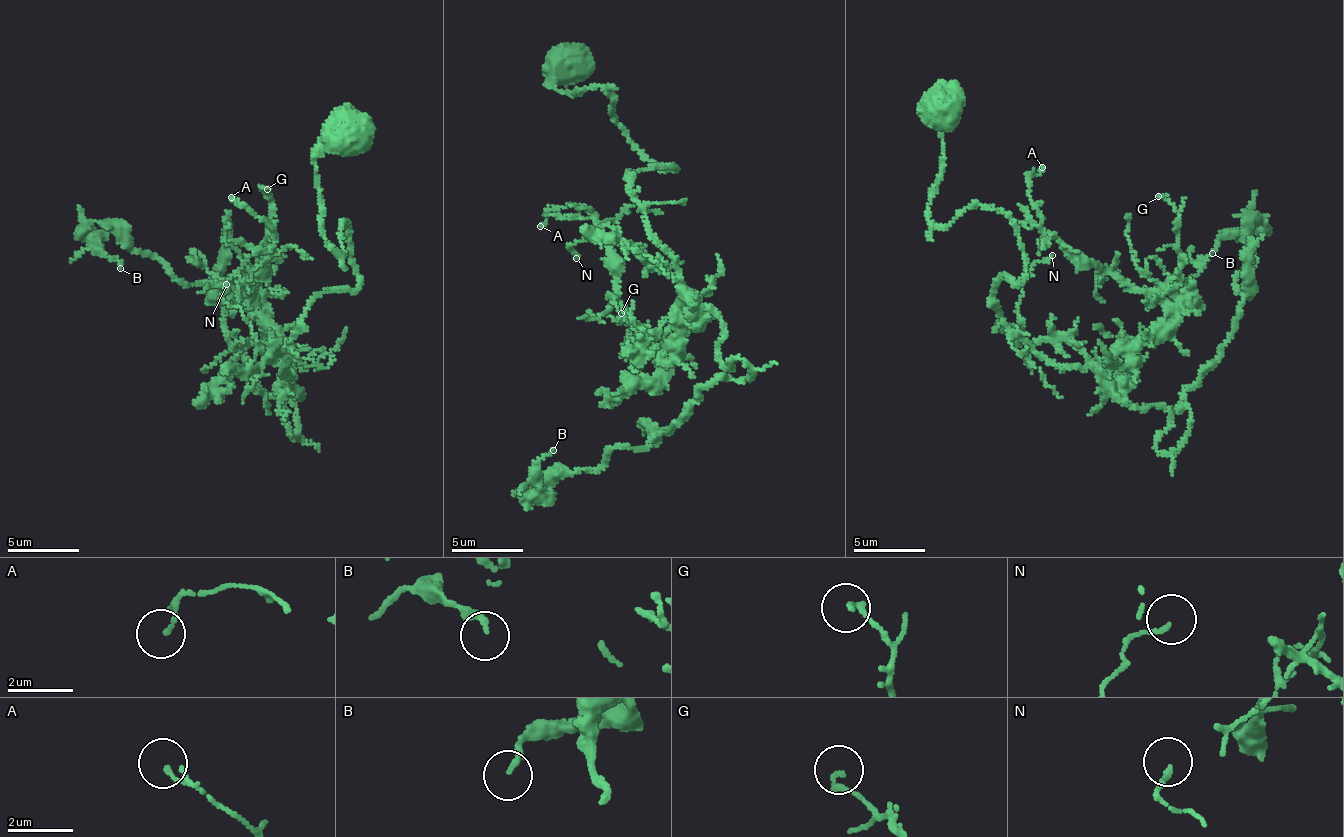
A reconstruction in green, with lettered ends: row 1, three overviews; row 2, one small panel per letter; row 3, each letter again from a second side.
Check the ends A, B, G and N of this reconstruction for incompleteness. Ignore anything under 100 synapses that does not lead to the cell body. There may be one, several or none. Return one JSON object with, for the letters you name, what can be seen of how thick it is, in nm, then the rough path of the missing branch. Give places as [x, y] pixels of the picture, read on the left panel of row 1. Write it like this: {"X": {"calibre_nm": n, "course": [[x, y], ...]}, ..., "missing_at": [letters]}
{"missing_at": []}

